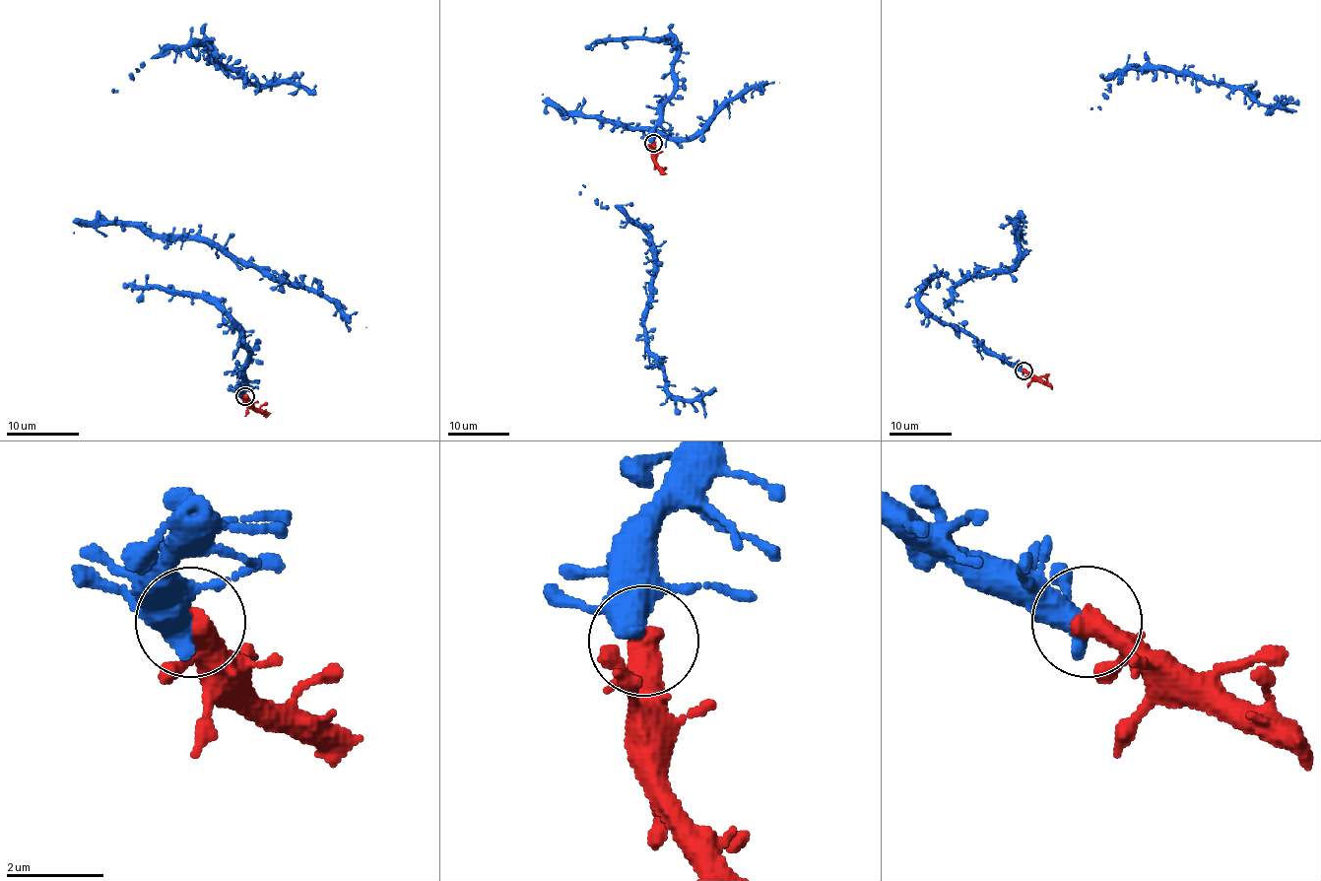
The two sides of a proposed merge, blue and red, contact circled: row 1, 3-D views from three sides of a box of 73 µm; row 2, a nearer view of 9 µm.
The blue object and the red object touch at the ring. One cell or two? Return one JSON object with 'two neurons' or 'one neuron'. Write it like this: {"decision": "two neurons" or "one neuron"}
{"decision": "one neuron"}

